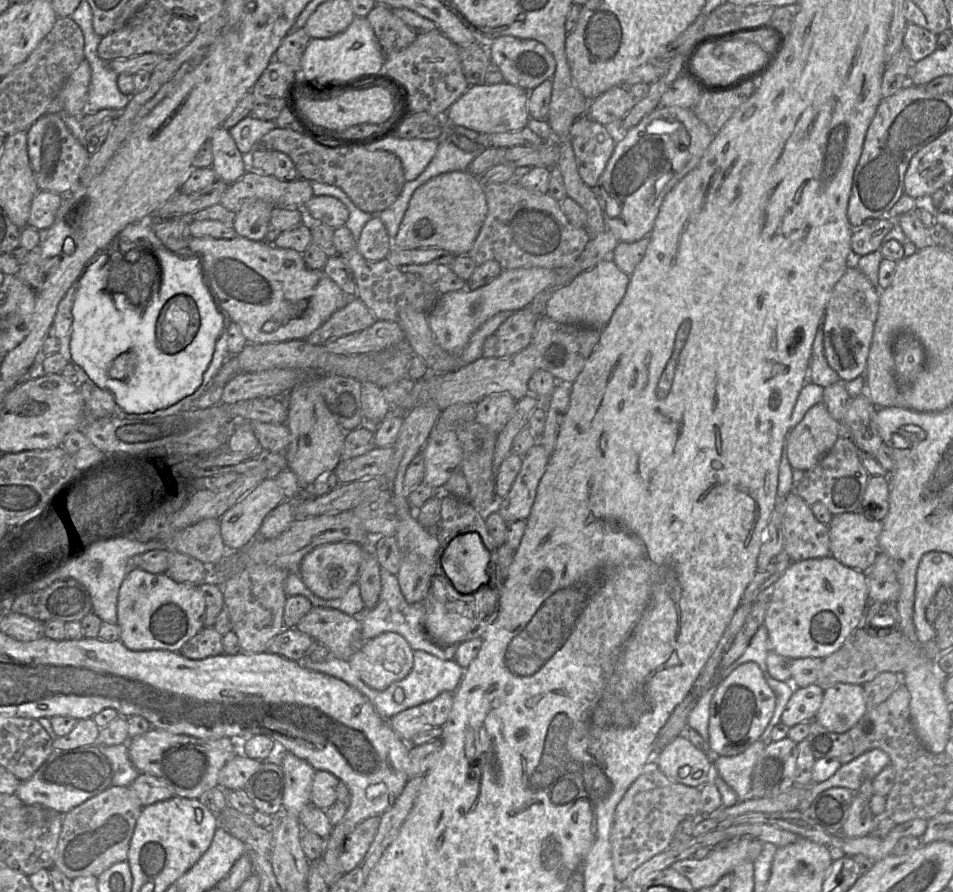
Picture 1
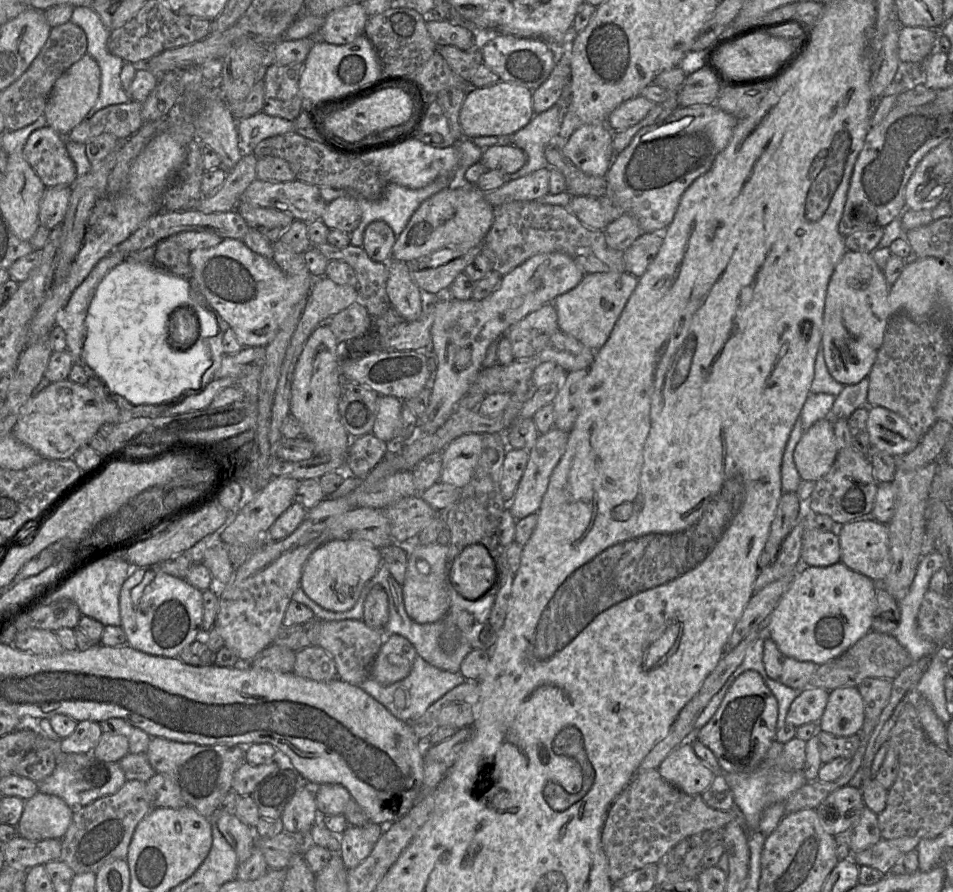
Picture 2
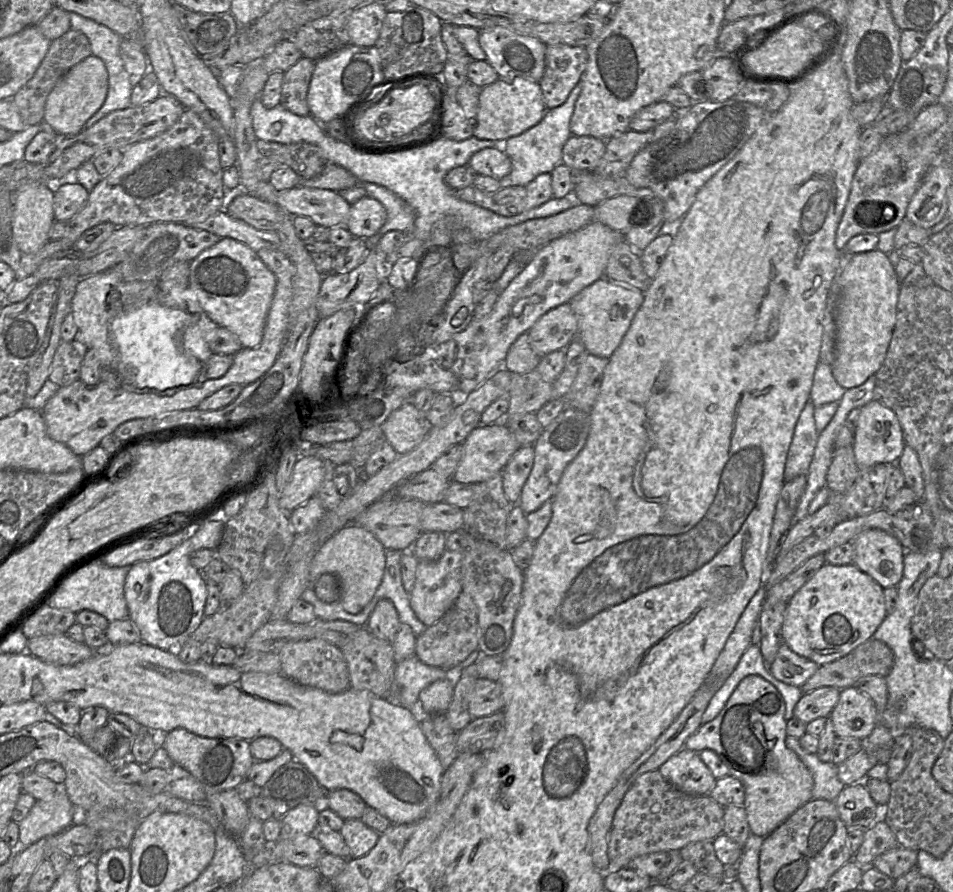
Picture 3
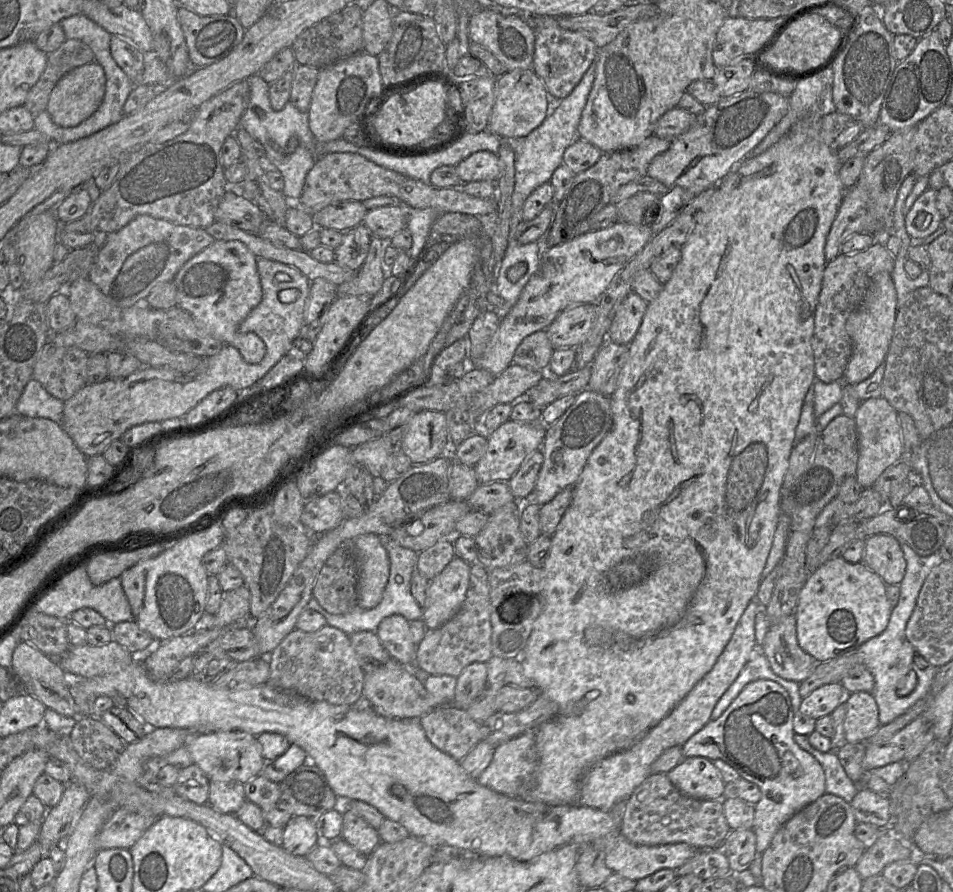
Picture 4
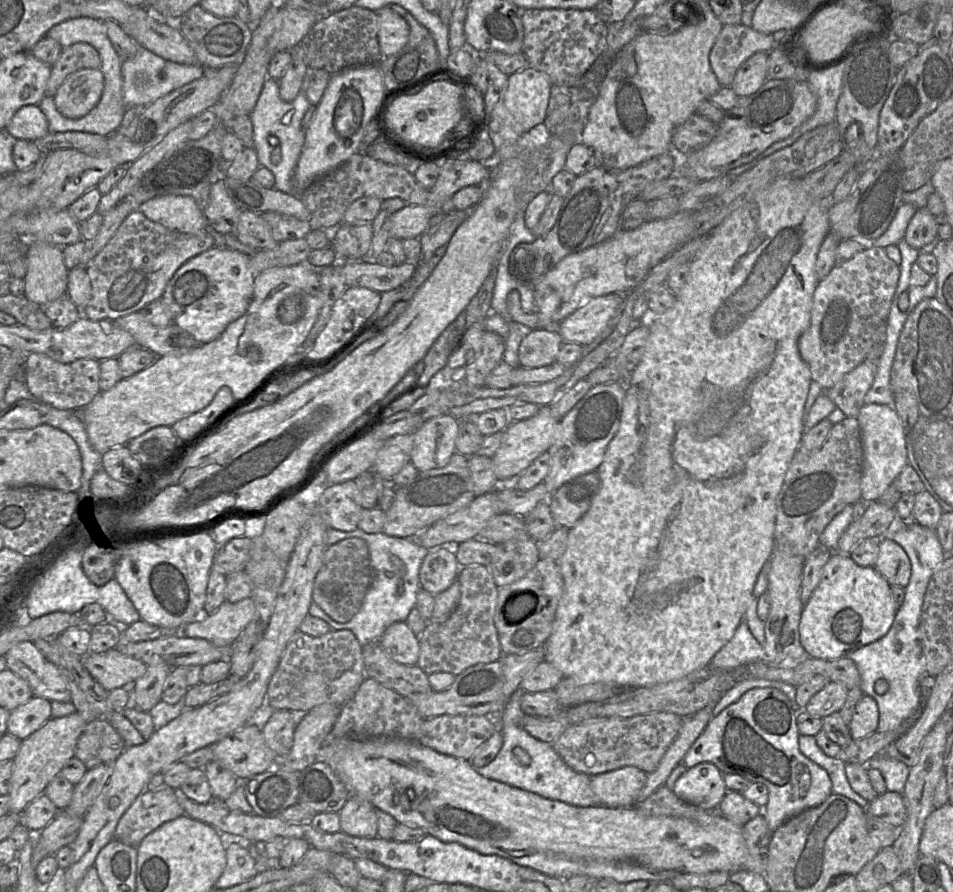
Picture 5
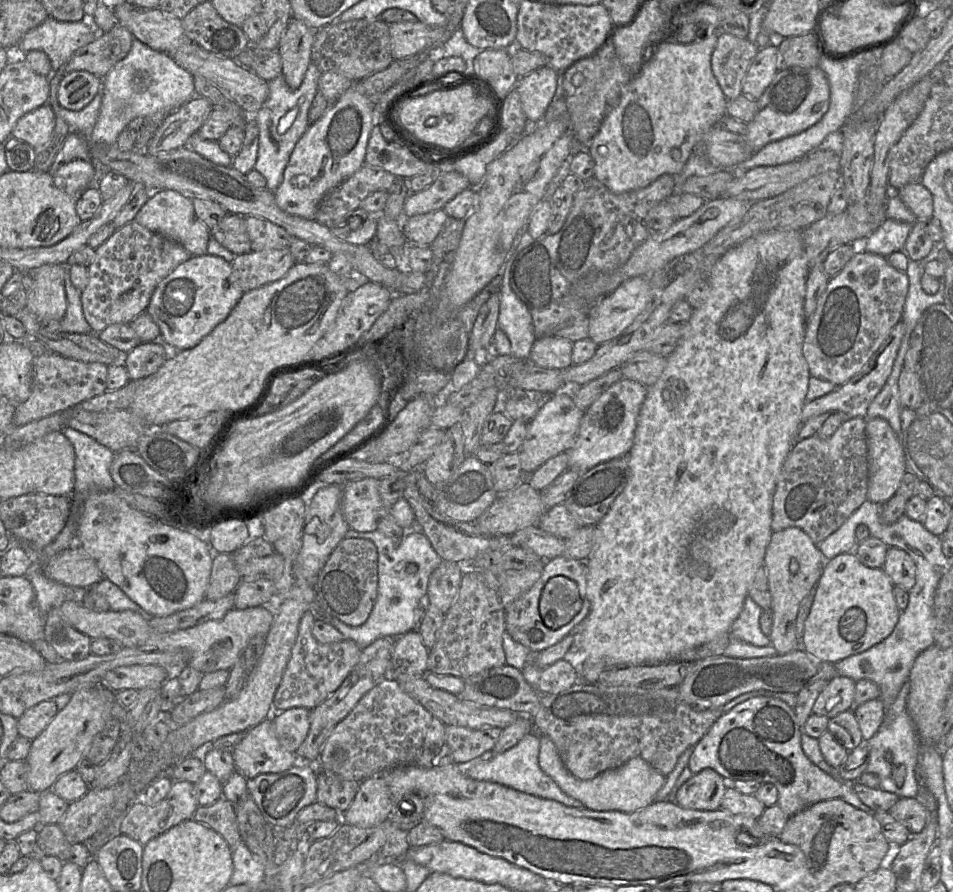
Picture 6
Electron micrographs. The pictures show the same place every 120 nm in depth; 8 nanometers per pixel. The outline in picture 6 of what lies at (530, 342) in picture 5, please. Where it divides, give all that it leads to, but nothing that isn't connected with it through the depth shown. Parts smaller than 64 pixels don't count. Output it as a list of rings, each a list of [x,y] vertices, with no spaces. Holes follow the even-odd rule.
[[[559,336],[538,337],[528,359],[543,368],[564,369],[572,363],[573,342]]]

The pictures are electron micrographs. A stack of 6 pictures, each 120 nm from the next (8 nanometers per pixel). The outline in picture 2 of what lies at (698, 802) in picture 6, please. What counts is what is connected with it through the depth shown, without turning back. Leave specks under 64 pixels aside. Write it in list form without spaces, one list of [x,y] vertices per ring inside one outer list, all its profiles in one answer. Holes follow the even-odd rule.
[[[690,741],[676,747],[657,768],[662,778],[688,795],[701,795],[715,773],[694,752]]]

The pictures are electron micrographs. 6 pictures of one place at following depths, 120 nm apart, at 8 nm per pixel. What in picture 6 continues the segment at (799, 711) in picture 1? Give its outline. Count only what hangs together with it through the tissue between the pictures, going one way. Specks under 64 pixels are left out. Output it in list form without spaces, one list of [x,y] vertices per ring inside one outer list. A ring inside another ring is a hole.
[[[833,677],[814,702],[813,714],[832,718],[843,711],[854,709],[855,684],[856,681],[849,677]]]

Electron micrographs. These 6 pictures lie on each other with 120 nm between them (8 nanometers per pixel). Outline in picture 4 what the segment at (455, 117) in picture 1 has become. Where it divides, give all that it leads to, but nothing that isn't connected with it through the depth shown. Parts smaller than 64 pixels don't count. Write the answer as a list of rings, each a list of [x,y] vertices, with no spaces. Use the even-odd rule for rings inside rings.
[[[532,68],[505,72],[496,78],[495,101],[487,130],[501,139],[526,137],[547,118],[549,93]]]

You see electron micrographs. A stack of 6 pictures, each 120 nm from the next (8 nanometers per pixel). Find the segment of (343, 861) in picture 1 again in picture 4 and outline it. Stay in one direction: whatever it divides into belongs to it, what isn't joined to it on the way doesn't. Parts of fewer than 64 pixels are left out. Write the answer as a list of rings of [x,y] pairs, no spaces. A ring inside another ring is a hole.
[[[342,808],[342,814],[341,838],[362,854],[371,854],[381,842],[377,830],[348,808]]]

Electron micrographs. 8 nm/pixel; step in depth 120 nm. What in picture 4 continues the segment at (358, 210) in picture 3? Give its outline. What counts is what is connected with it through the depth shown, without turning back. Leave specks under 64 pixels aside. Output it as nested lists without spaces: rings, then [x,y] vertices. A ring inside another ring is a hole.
[[[402,204],[378,207],[368,210],[363,224],[373,237],[391,240],[398,232],[406,229],[407,212]]]

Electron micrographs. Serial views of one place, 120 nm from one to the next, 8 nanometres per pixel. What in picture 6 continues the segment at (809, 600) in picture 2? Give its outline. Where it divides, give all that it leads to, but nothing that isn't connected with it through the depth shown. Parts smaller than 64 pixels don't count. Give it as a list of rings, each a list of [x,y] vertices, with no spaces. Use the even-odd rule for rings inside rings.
[[[854,552],[827,560],[804,622],[801,647],[818,660],[837,663],[881,642],[893,631],[901,612],[893,587],[882,568],[865,566]]]

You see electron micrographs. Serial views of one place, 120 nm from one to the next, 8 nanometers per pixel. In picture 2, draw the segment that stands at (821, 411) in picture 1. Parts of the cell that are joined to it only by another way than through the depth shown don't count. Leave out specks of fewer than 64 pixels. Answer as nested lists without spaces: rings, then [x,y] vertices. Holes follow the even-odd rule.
[[[831,418],[806,429],[794,450],[796,469],[803,481],[816,482],[833,466],[838,448]]]

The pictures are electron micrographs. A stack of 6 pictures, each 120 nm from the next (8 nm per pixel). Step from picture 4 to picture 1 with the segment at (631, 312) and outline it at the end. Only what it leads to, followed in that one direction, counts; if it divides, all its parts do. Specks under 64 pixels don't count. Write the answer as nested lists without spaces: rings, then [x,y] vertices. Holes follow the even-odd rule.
[[[610,257],[604,259],[591,269],[580,273],[568,283],[553,290],[545,304],[545,311],[543,314],[559,323],[576,324],[602,330],[607,325],[614,310],[624,297],[629,278],[630,276],[621,271]]]

